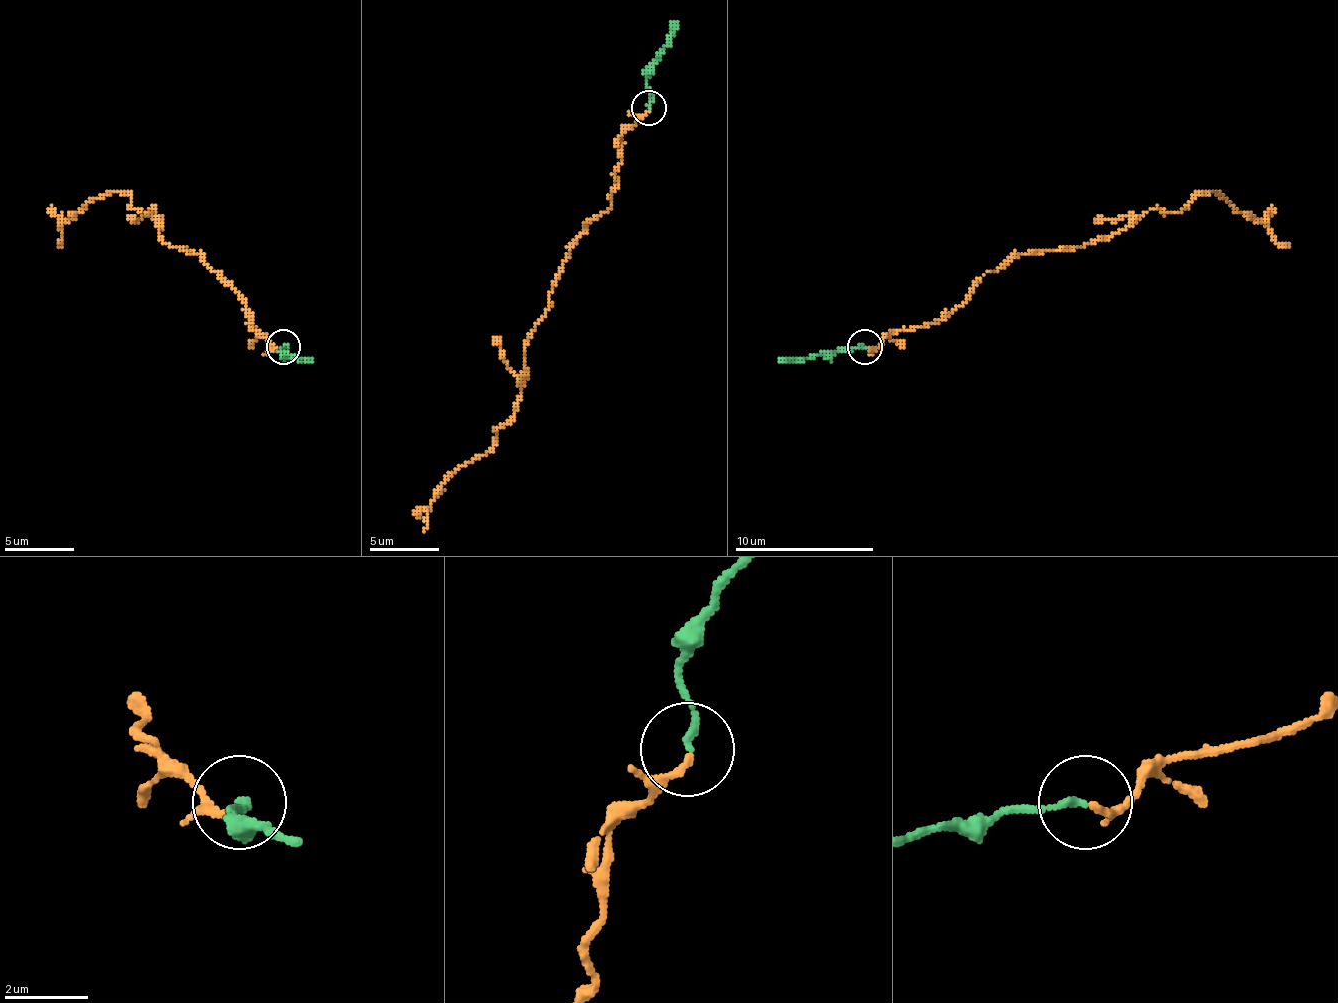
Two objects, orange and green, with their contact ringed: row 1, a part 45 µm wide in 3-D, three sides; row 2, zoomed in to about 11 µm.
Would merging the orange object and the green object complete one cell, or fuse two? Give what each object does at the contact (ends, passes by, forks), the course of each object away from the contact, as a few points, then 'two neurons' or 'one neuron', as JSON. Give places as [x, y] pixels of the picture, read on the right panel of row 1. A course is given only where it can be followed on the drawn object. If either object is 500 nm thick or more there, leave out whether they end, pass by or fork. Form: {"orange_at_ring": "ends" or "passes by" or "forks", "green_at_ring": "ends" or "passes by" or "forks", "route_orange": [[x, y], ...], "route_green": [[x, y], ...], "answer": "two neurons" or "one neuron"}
{"orange_at_ring": "ends", "green_at_ring": "ends", "route_orange": [[866, 348], [945, 320], [987, 271], [1022, 254], [1095, 244], [1199, 195], [1216, 191], [1289, 247]], "route_green": [[866, 348], [827, 351], [779, 362]], "answer": "one neuron"}

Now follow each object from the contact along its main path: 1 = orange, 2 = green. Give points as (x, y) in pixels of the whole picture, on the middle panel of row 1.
1: (650, 108), (622, 136), (608, 209), (563, 264), (531, 337), (521, 400), (493, 441), (441, 487), (424, 532)
2: (650, 108), (646, 70), (677, 21)

